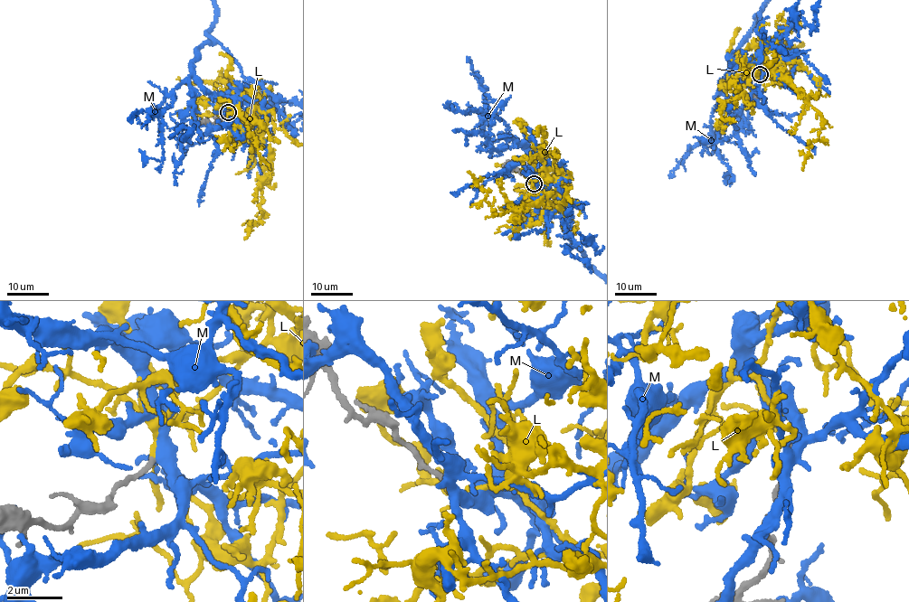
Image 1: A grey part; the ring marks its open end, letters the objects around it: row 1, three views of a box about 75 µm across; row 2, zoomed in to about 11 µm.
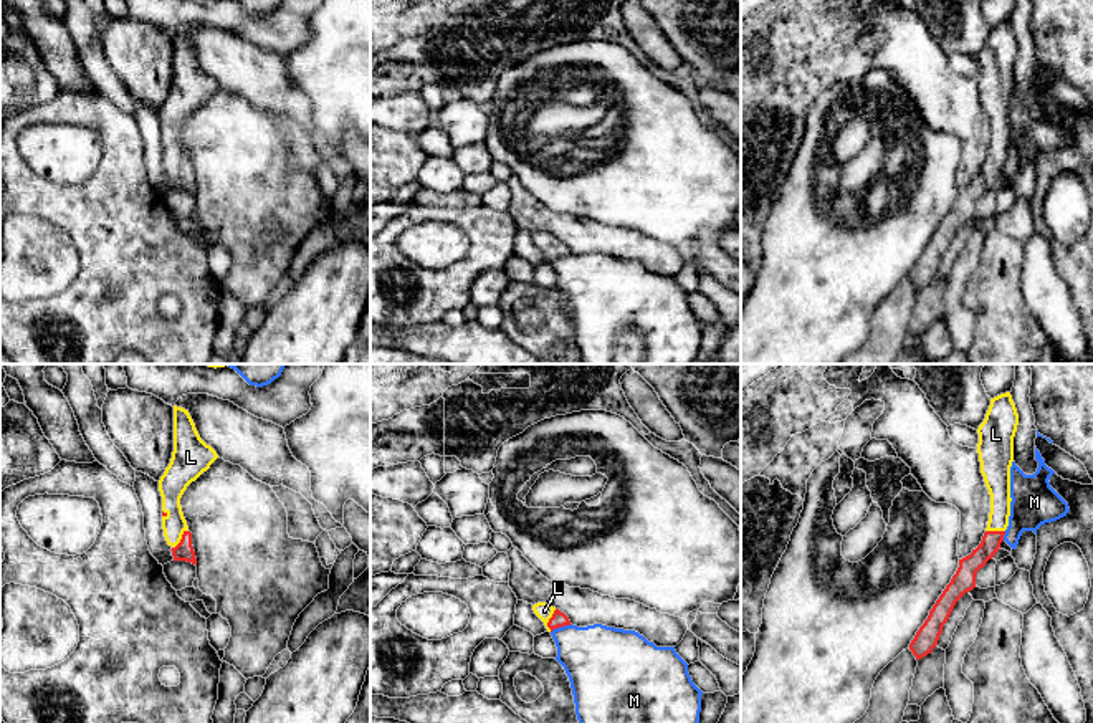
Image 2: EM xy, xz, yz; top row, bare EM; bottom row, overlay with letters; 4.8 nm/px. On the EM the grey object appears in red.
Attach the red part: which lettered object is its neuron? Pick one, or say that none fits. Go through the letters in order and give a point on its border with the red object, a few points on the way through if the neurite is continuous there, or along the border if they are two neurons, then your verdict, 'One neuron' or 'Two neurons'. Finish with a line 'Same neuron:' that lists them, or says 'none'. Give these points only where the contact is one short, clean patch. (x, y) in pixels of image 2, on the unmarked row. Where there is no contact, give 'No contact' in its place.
L: Touches red at xy (181, 169). Path across: xy (184, 181), (181, 169), (174, 154). One neuron
M: Touches red at xz (561, 255). Boundary: xz (571, 253), (559, 255), (551, 262). Two neurons
Same neuron: L

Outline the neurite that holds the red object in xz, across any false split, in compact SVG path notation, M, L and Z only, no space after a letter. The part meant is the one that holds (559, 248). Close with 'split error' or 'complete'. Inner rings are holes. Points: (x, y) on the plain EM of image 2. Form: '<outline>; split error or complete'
M537 232L532 235L532 240L544 251L547 261L552 261L554 258L564 255L570 255L569 247L551 233Z; split error

